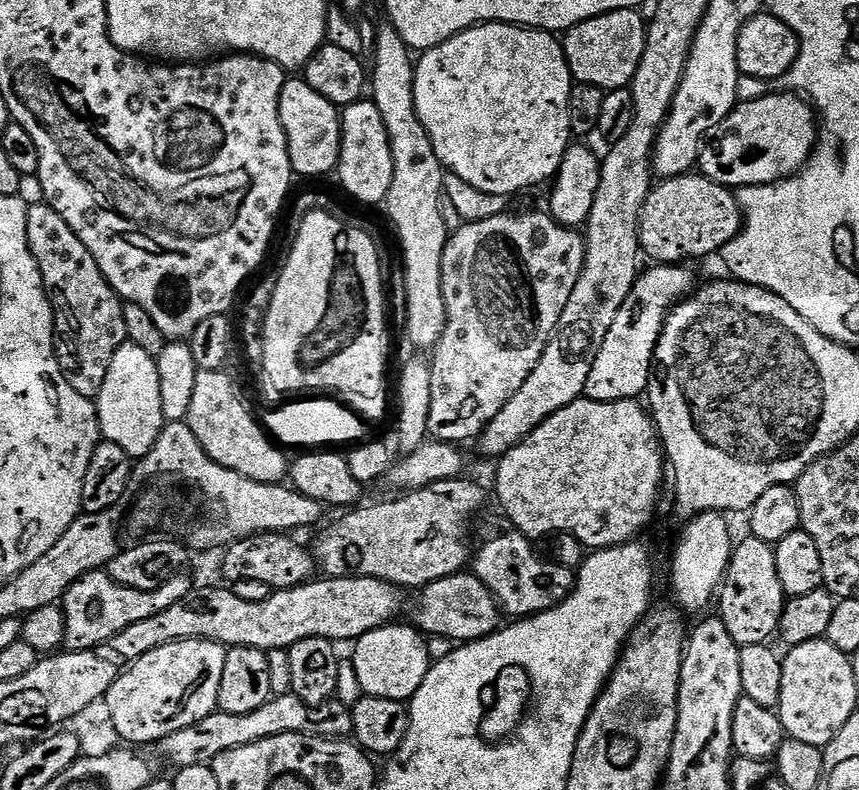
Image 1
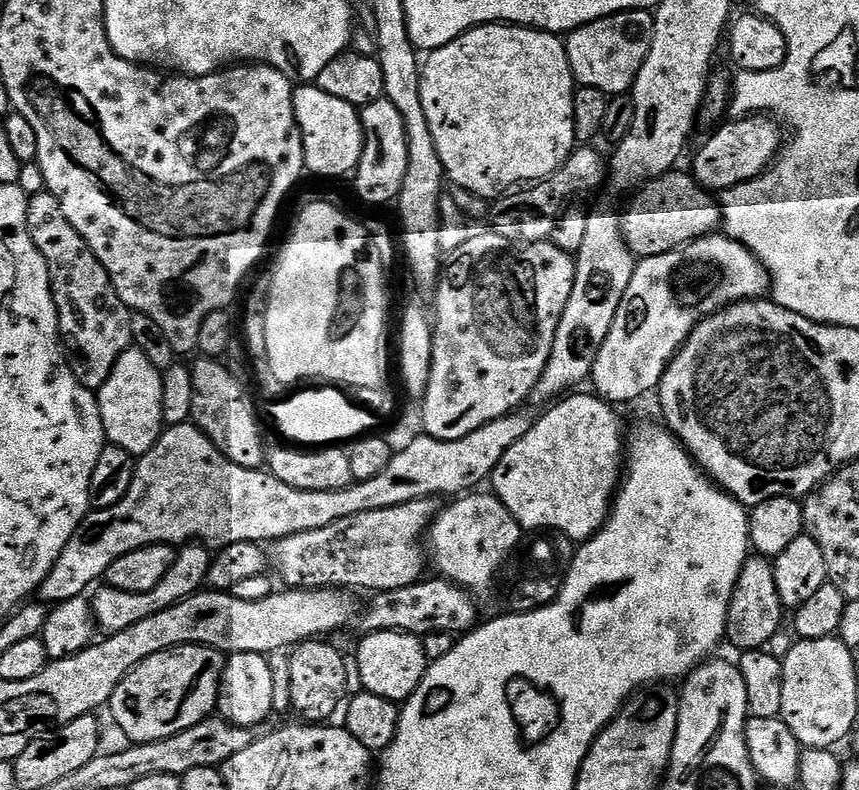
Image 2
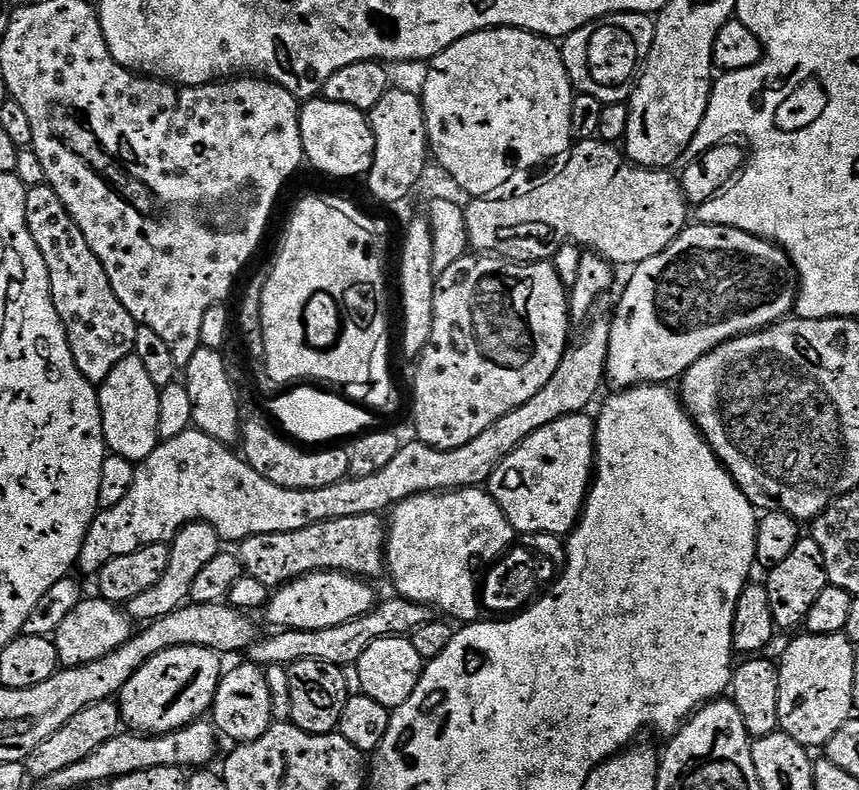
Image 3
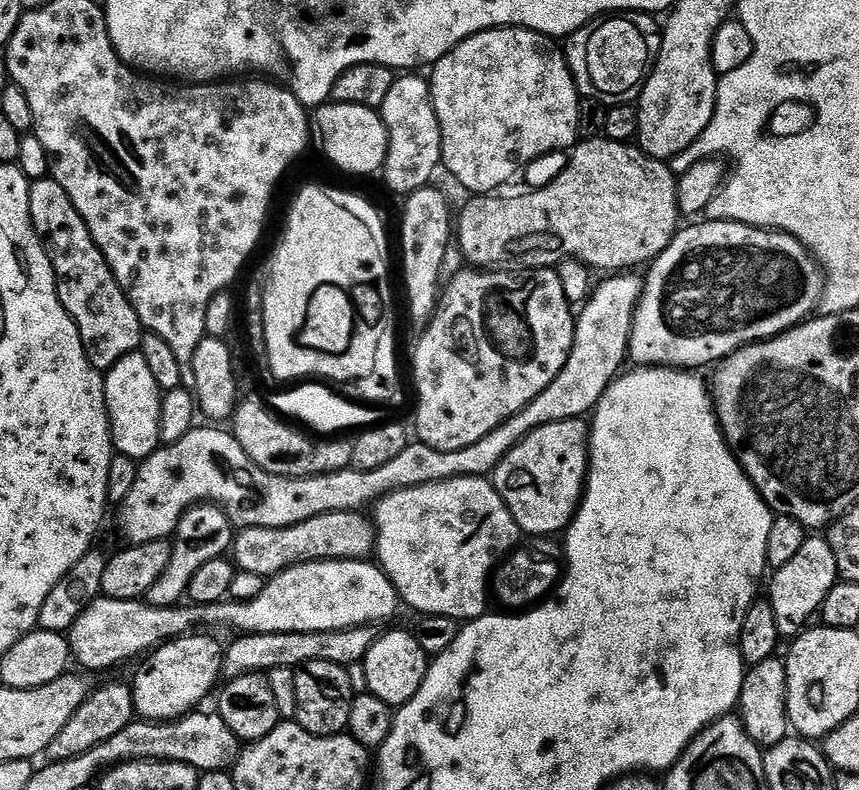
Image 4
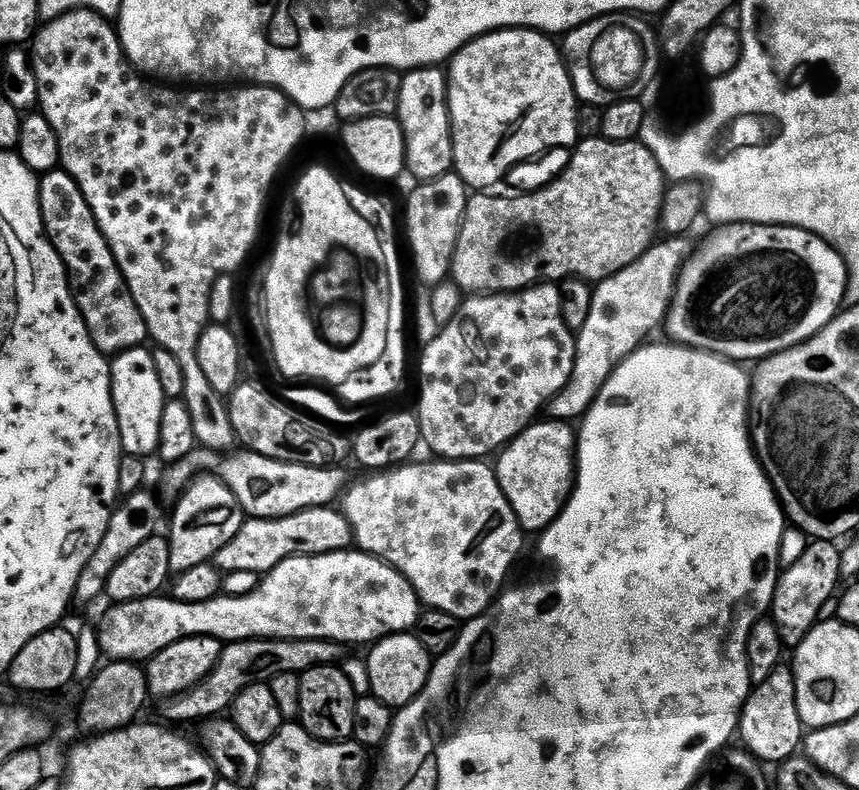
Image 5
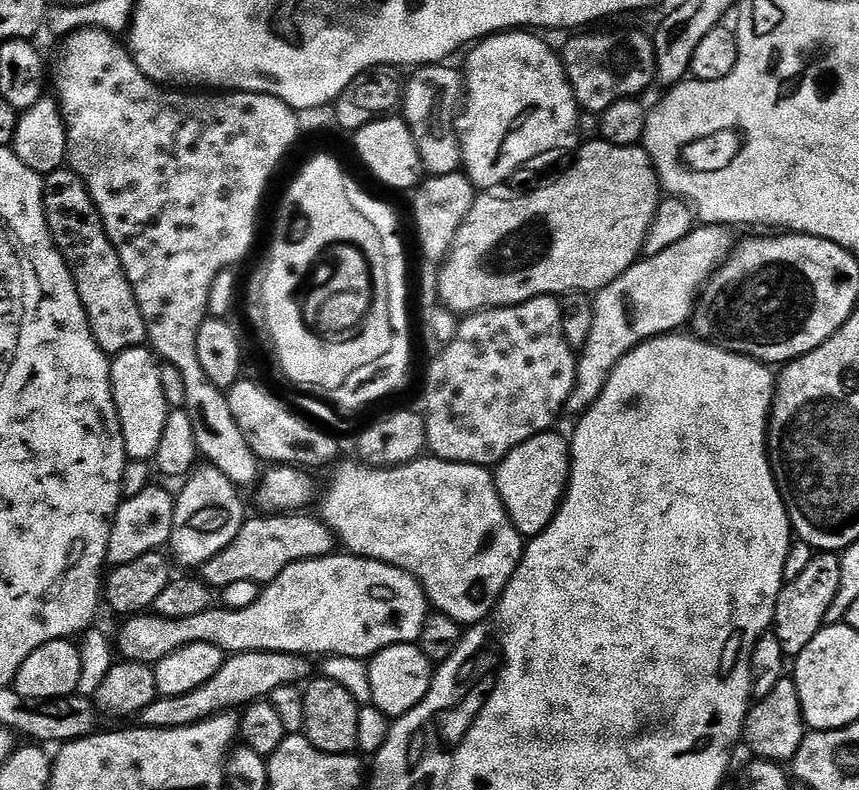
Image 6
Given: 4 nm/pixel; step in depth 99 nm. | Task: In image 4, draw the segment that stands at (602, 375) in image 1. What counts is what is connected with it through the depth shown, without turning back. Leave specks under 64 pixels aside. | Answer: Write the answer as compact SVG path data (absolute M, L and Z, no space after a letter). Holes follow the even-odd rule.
M710 220L692 222L689 228L681 227L676 237L666 246L666 250L655 260L651 261L647 269L648 276L644 283L644 293L640 296L640 303L636 307L636 316L632 320L632 337L628 343L631 359L640 366L663 366L681 370L700 370L703 364L715 365L717 362L733 356L740 348L748 344L759 344L761 340L770 340L773 336L780 336L789 332L798 324L803 324L819 309L820 299L824 297L826 276L815 256L808 247L788 232L778 232L767 228L756 228L752 224L739 224L733 220Z

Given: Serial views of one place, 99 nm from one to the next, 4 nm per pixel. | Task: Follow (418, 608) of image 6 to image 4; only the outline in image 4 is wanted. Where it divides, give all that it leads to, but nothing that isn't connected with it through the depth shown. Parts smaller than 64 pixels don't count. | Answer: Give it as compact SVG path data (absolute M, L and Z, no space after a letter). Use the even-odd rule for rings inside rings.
M313 560L311 564L296 564L271 577L262 594L252 600L159 608L144 600L101 598L82 613L78 622L74 622L67 638L75 663L92 672L100 672L103 668L124 664L135 656L143 657L170 640L189 635L199 629L196 628L199 624L233 628L236 634L346 630L380 626L401 604L392 579L375 563L368 560Z

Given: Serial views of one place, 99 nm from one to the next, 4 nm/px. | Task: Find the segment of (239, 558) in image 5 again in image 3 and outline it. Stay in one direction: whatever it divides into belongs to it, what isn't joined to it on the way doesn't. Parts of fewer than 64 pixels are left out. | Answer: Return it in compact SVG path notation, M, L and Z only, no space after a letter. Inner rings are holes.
M377 514L358 518L334 518L293 532L258 534L239 545L238 555L247 575L258 578L269 590L312 572L347 572L350 576L373 578L386 572L386 524Z

